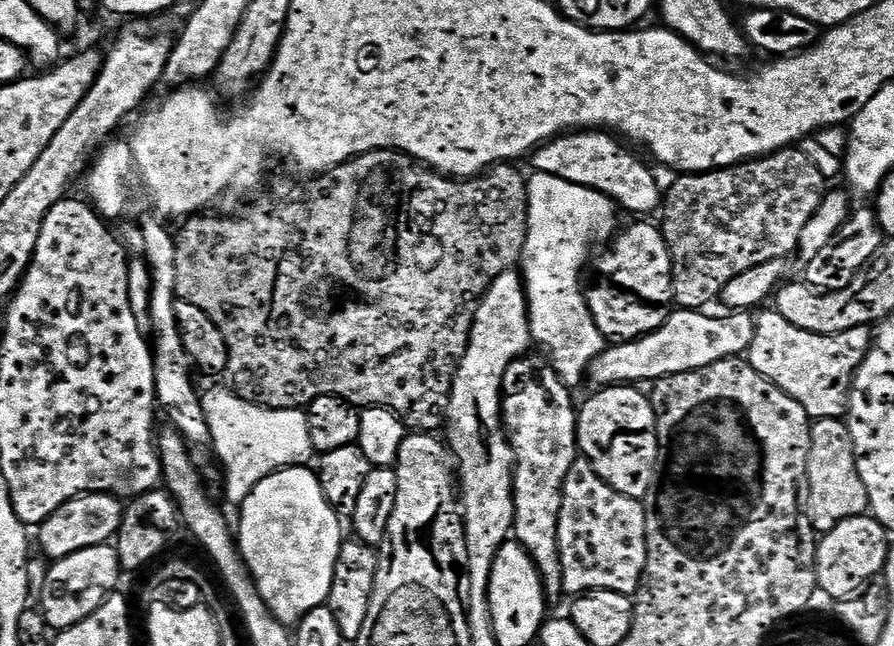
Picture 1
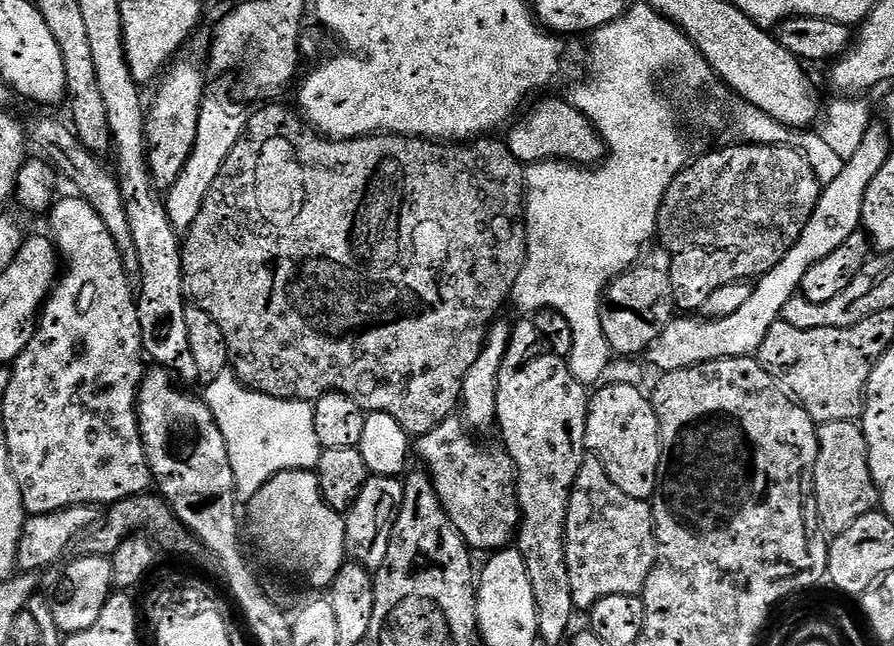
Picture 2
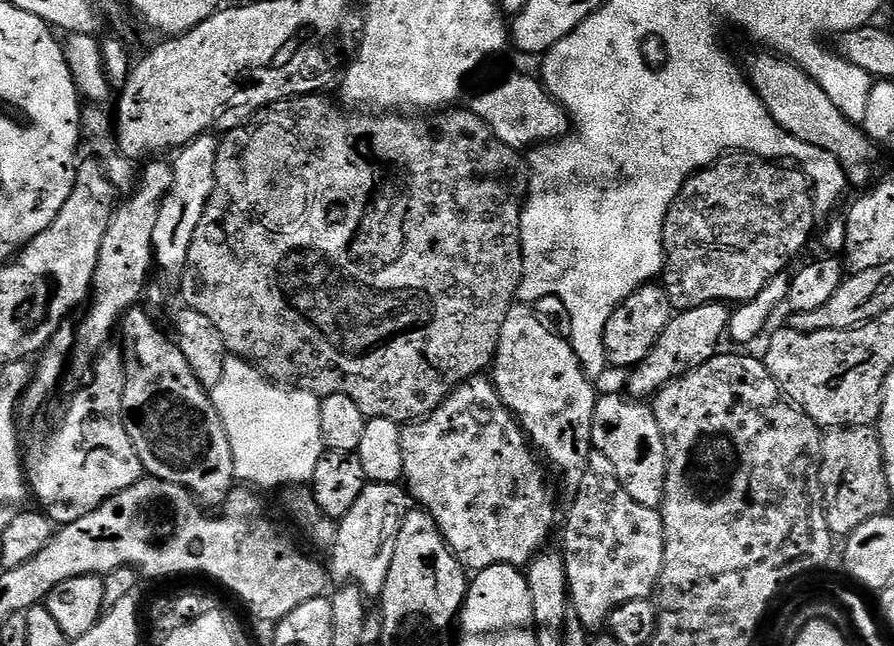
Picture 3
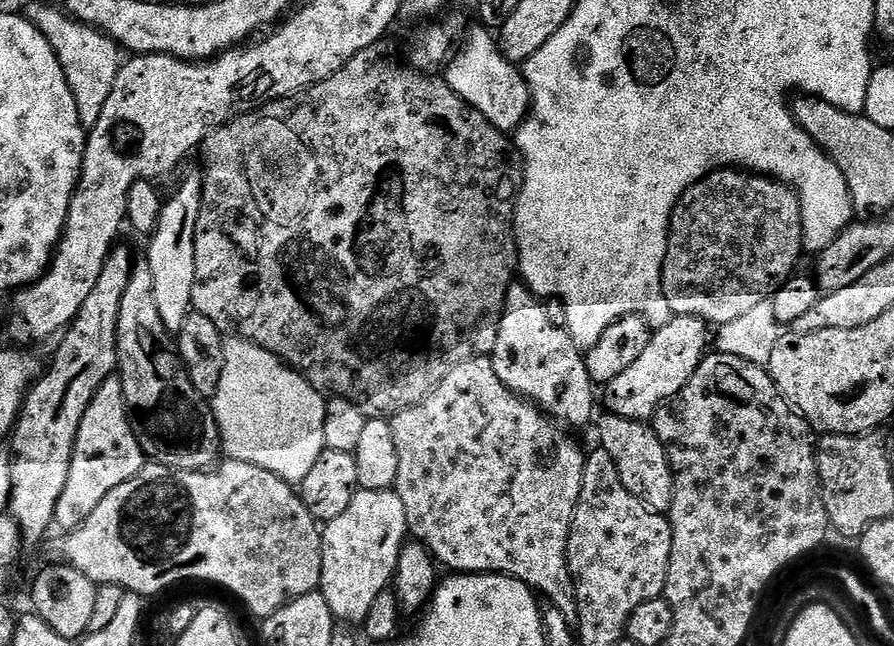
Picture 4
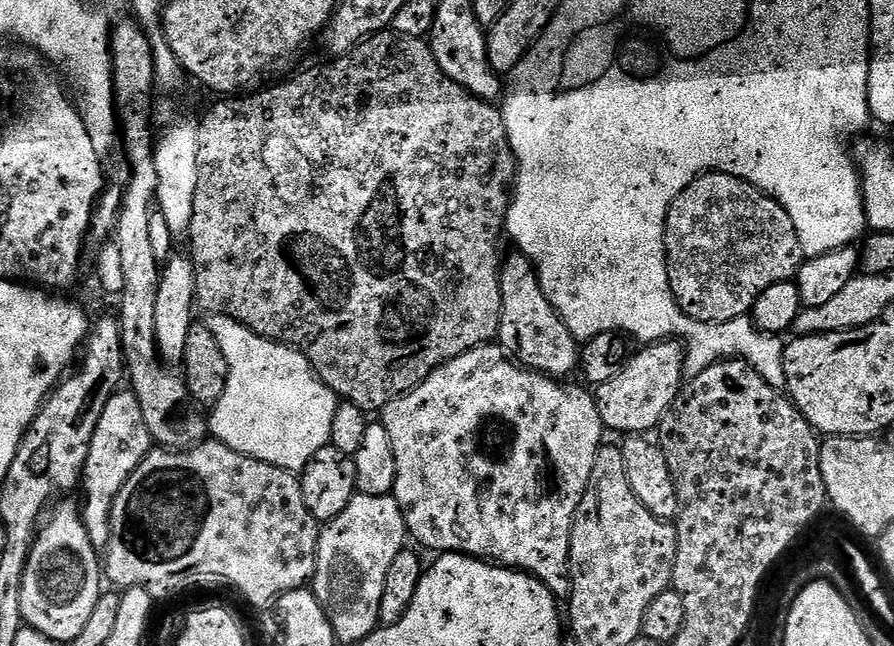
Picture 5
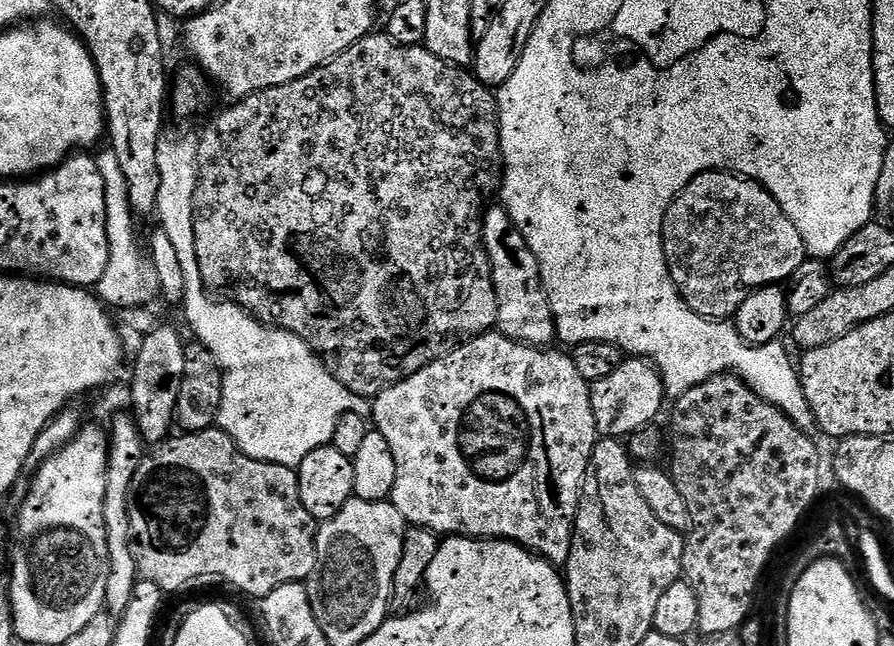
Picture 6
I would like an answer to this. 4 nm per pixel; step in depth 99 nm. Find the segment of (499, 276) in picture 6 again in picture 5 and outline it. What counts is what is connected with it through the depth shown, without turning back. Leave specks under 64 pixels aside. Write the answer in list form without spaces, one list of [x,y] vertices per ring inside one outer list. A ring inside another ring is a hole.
[[[519,250],[503,257],[500,265],[500,289],[502,290],[502,318],[500,319],[499,347],[504,349],[504,355],[515,360],[521,368],[530,372],[540,372],[543,376],[553,378],[568,378],[578,368],[578,342],[570,334],[566,322],[554,310],[554,306],[544,297],[540,279],[536,273],[536,265]]]

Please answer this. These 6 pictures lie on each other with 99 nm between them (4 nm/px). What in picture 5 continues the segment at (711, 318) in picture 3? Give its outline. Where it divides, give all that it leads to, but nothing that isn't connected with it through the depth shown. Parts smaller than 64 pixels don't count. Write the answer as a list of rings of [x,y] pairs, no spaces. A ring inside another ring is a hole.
[[[679,339],[662,340],[641,349],[626,362],[622,374],[610,378],[610,382],[595,385],[598,414],[609,433],[648,434],[651,428],[652,431],[659,429],[660,420],[670,410],[685,383],[684,346]]]

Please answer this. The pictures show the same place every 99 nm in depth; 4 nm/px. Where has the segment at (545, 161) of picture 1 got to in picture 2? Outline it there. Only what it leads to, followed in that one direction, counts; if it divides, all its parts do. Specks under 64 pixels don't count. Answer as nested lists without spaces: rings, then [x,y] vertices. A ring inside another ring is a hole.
[[[567,99],[539,100],[535,101],[537,104],[532,109],[527,109],[528,117],[521,124],[513,123],[507,129],[508,149],[520,164],[527,166],[541,164],[544,160],[562,160],[581,166],[596,166],[605,159],[604,139],[599,130],[572,103]]]

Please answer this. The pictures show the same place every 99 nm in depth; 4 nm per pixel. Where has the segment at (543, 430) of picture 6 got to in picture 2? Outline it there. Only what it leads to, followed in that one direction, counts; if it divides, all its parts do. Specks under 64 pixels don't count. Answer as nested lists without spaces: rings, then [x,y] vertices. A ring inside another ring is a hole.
[[[449,418],[419,437],[415,441],[414,452],[425,464],[421,465],[426,469],[450,522],[460,531],[464,543],[469,549],[481,548],[484,554],[491,554],[509,547],[520,526],[516,464],[503,447],[496,446],[493,452],[487,452],[472,441],[471,435],[473,433],[463,419]]]

